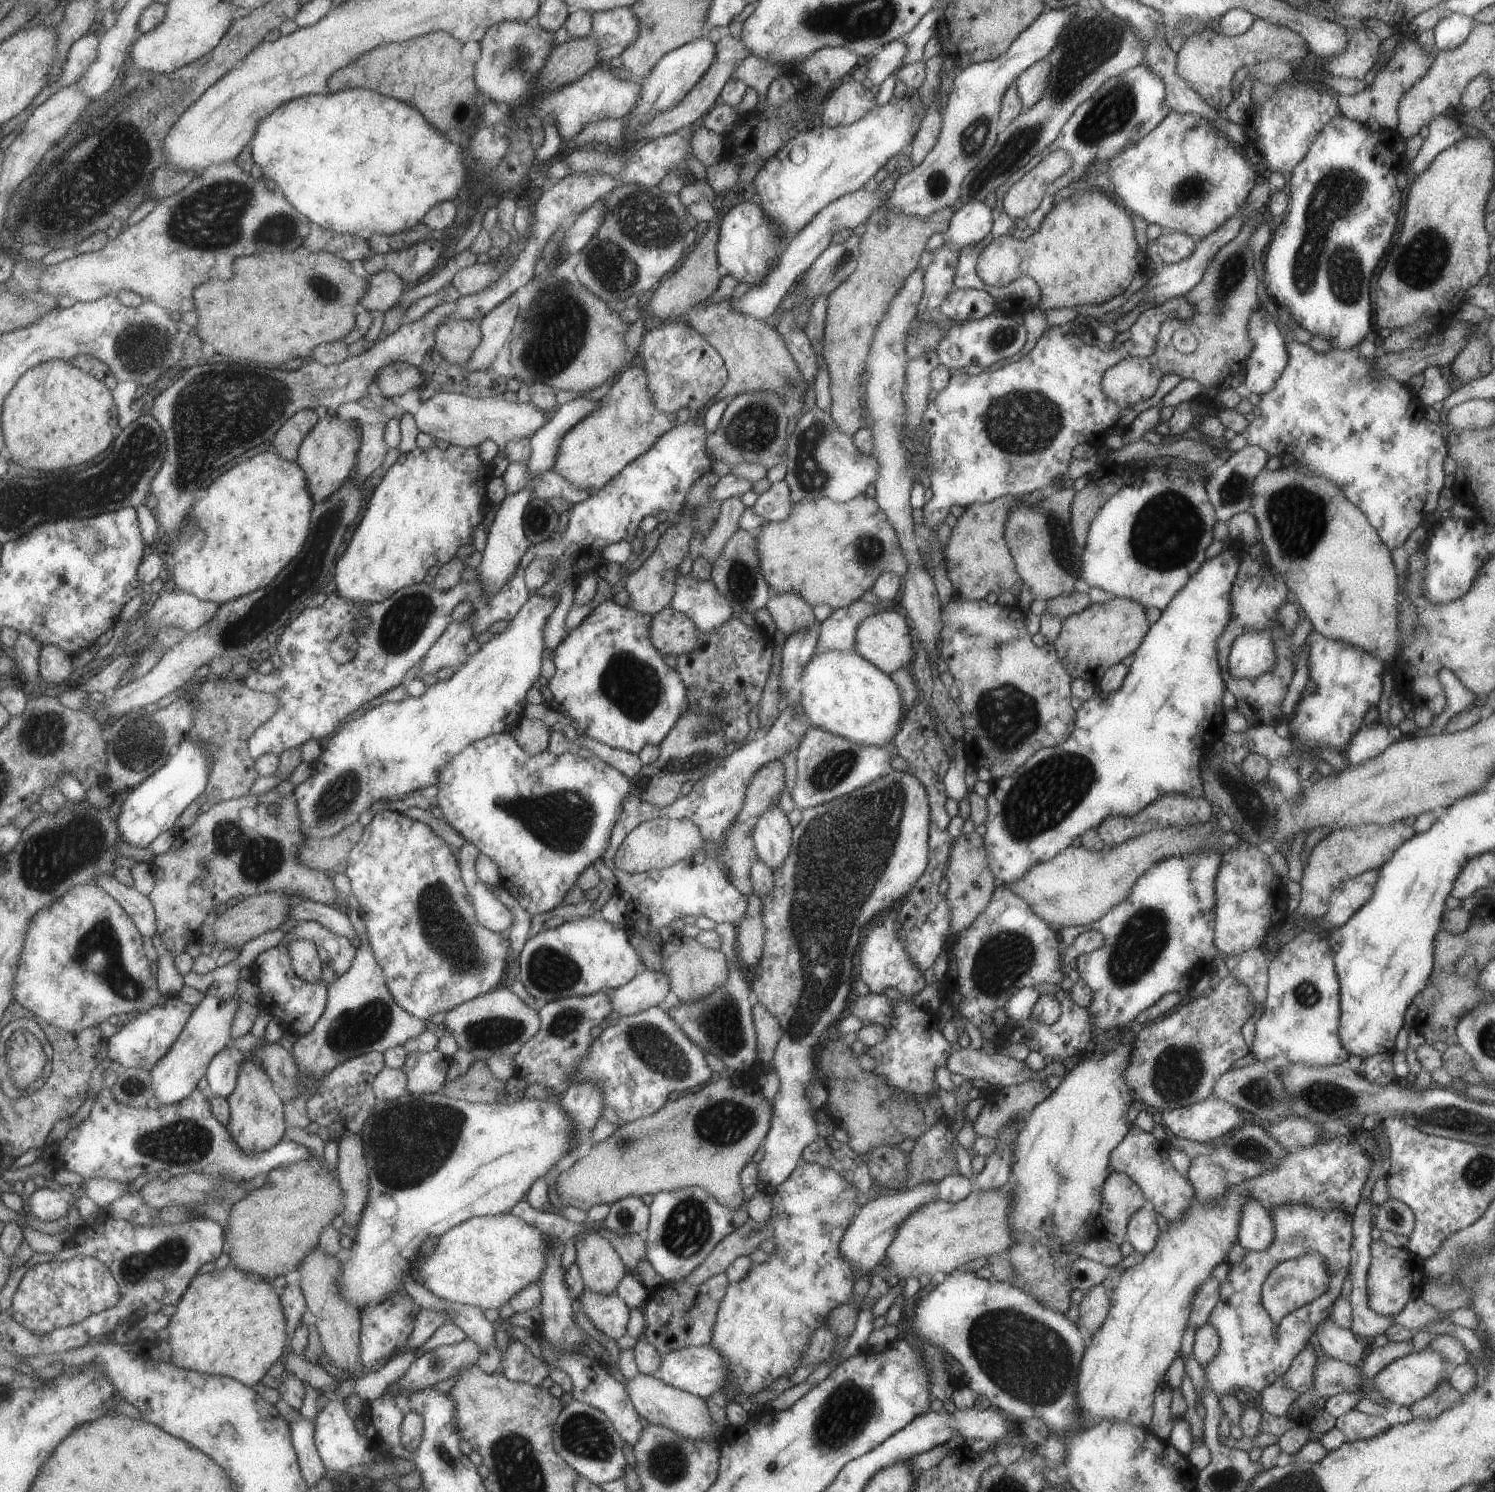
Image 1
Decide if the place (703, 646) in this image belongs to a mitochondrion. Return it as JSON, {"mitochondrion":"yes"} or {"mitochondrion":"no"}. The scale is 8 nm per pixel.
{"mitochondrion":"no"}

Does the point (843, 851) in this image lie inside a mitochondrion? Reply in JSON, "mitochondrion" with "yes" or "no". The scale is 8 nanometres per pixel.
{"mitochondrion":"yes"}

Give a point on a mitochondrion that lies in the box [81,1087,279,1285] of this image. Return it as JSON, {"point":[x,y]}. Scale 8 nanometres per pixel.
{"point":[182,1143]}

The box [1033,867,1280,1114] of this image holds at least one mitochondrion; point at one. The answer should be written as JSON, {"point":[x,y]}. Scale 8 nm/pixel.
{"point":[1143,938]}

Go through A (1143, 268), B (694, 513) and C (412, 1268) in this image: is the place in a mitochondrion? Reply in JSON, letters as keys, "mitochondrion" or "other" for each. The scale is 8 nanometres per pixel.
{"A":"other","B":"mitochondrion","C":"other"}

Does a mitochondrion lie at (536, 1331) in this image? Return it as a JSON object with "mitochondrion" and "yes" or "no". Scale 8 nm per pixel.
{"mitochondrion":"no"}

